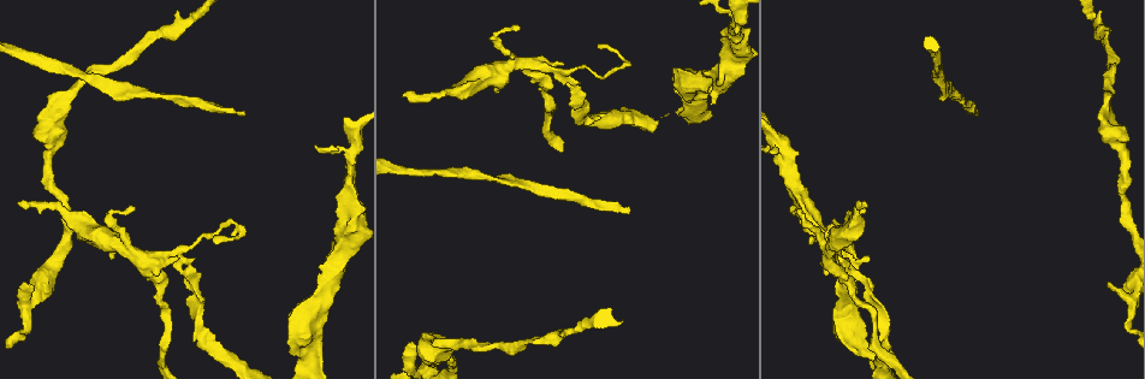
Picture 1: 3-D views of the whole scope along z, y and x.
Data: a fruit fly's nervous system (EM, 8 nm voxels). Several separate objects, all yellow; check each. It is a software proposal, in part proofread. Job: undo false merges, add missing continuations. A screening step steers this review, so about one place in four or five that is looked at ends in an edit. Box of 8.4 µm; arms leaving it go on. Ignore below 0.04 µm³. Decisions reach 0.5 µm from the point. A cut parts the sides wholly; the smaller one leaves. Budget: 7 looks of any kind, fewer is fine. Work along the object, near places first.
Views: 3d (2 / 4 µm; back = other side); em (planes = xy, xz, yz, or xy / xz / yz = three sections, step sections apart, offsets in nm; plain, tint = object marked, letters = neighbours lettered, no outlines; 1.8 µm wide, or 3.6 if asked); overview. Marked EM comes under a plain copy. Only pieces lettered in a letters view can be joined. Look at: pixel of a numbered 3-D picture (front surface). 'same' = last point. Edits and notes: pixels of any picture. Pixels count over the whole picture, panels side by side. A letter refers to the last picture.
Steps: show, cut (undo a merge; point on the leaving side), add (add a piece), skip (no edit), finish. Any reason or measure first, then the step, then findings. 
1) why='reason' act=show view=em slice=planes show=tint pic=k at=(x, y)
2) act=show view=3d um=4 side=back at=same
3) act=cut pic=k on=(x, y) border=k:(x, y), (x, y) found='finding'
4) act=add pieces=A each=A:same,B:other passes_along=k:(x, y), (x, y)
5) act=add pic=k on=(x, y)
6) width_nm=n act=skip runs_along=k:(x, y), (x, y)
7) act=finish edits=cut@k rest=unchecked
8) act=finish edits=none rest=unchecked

why='tapers out' act=show view=em slice=planes show=tint pic=1 at=(977, 113)

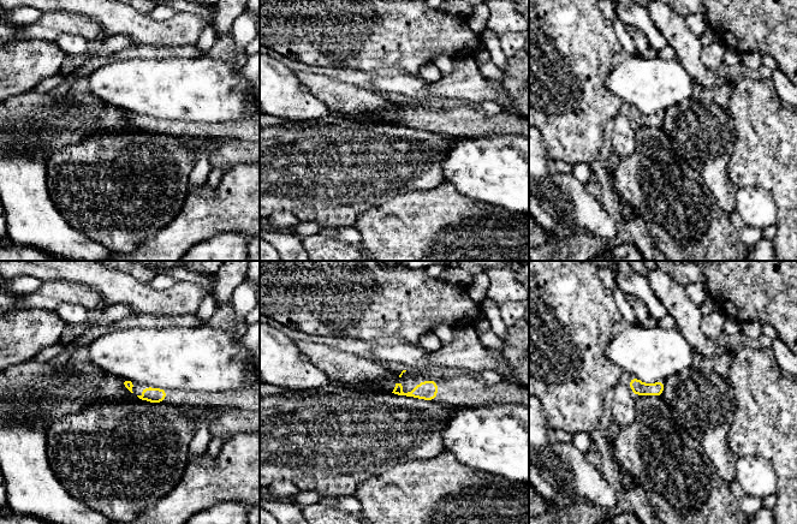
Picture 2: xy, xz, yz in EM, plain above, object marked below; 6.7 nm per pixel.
act=show view=em slice=planes show=letters at=same

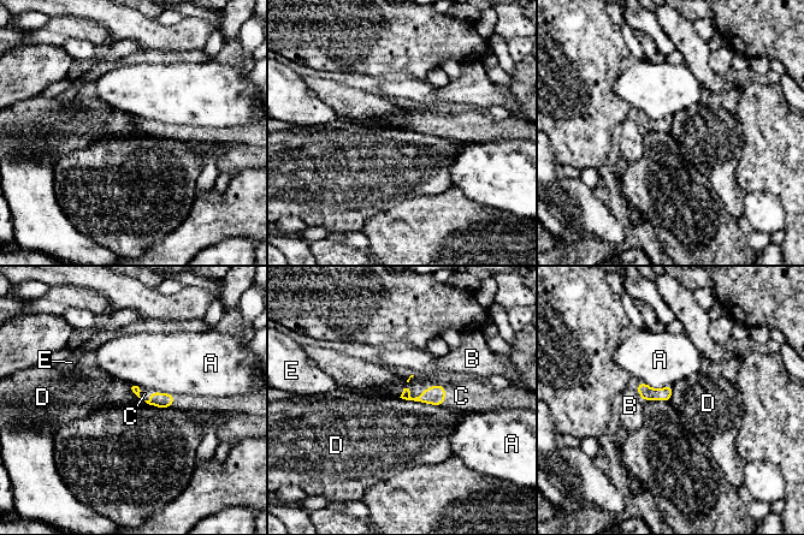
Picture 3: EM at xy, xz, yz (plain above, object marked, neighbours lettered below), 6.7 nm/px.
longest_contact=D:300nm act=add pieces=C each=A:other,B:other,C:same,D:other,E:other found='the cell continues'

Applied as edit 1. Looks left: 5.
why='three-way junction' act=show view=em slice=yz step=16 show=tint pic=1 at=(351, 160)

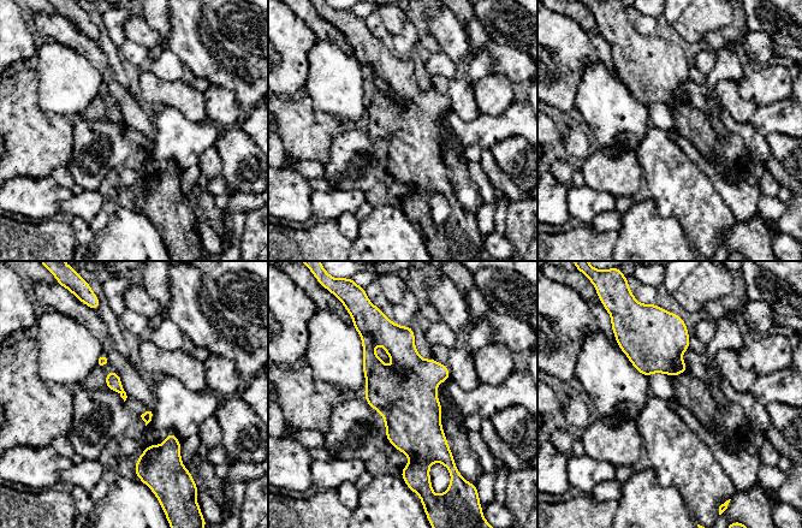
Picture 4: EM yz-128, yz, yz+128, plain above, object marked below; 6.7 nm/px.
act=show view=em slice=planes show=tint at=same

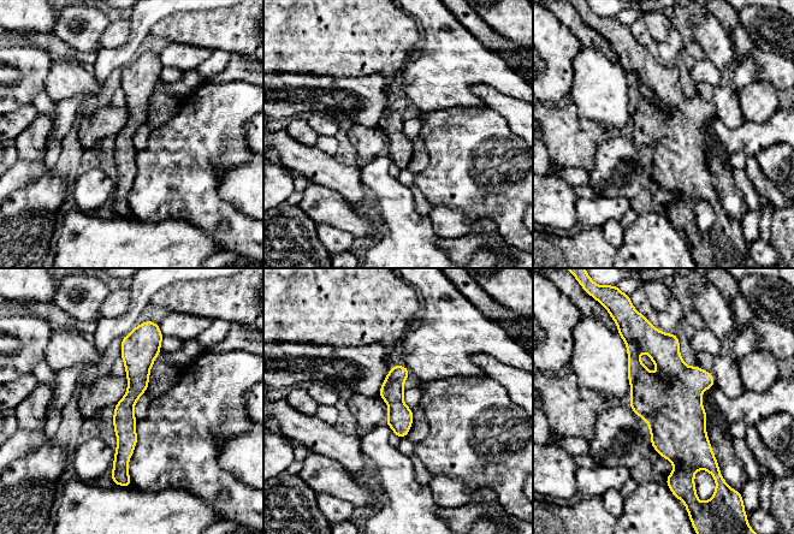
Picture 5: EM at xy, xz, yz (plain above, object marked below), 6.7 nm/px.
act=show view=em slice=planes show=letters at=same

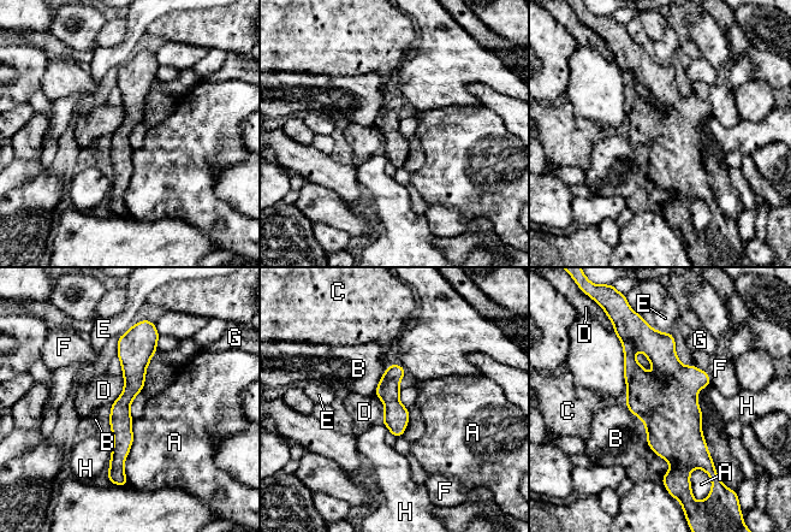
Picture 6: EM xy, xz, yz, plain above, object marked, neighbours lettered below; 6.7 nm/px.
width_nm=160 act=skip each=A:other,B:other,C:other,D:other,E:other,F:other,G:other,H:other runs_along=6:(138, 331), (119, 474) found='all the same cell'

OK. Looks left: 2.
why='free end' act=show view=em slice=yz step=16 show=tint pic=1 at=(1107, 284)

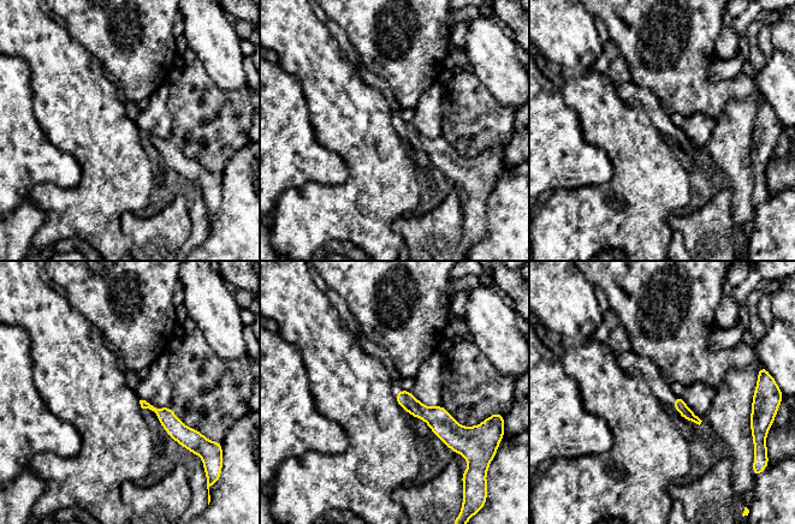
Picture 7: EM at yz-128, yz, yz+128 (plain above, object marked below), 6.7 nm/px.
act=show view=em slice=planes show=letters at=same

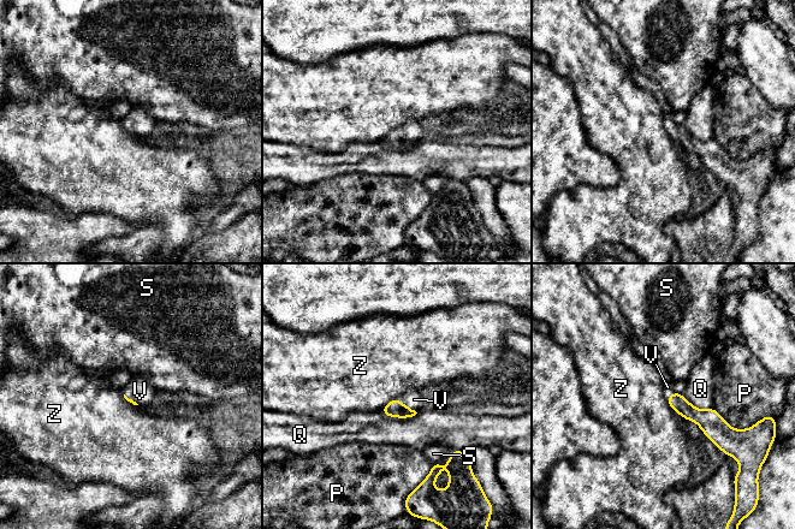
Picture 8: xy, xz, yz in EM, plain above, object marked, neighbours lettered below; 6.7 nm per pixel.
longest_contact=P:260nm act=add pieces=V each=P:other,Q:other,S:other,V:same,Z:other passes_along=8:(395, 408), (405, 405), (414, 399) found='it goes on there'

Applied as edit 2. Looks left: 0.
act=finish edits=add@3,add@8 rest=unchecked

